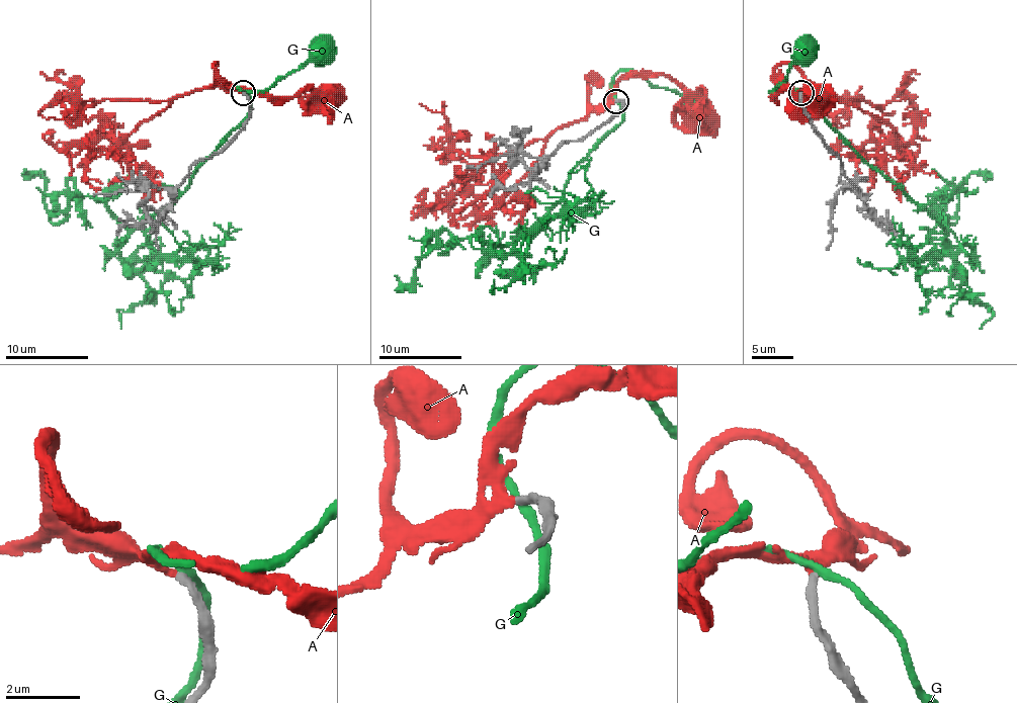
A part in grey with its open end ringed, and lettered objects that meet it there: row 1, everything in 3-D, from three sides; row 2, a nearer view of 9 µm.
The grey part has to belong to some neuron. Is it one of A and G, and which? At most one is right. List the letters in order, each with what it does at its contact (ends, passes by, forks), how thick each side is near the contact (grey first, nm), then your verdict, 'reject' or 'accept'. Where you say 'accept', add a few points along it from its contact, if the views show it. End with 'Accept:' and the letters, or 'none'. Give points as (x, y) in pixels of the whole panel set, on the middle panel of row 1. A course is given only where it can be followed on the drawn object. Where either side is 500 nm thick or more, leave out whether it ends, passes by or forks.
A: it passes by; calibres 220 and 200 nm; accept; course (615, 99), (615, 85), (621, 79), (665, 75), (682, 89), (690, 103), (690, 118), (698, 126), (704, 122)
G: it passes by; calibres 220 and 200 nm; reject
Accept: A

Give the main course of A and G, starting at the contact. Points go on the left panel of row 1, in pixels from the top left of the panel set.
A: (243, 92), (243, 88), (249, 92), (292, 98), (309, 88), (325, 104), (332, 100)
G: (245, 92), (249, 113), (191, 183), (133, 229), (92, 195), (49, 216), (40, 173), (21, 173)

